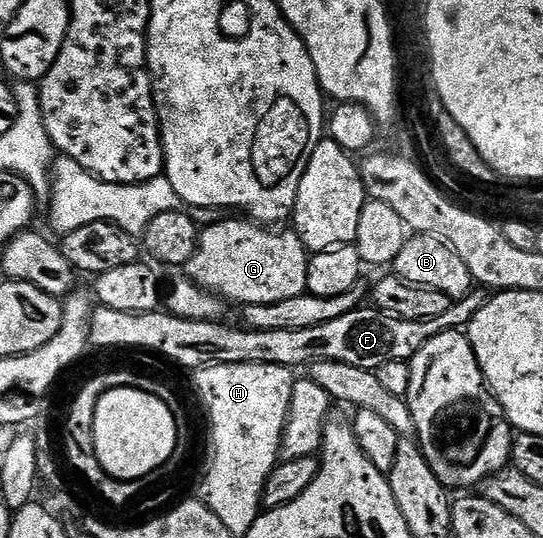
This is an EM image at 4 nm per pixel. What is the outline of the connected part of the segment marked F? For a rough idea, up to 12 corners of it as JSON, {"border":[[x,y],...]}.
{"border":[[474,289],[443,317],[365,305],[312,329],[191,321],[94,306],[96,347],[181,367],[343,361],[376,371],[468,328]]}

